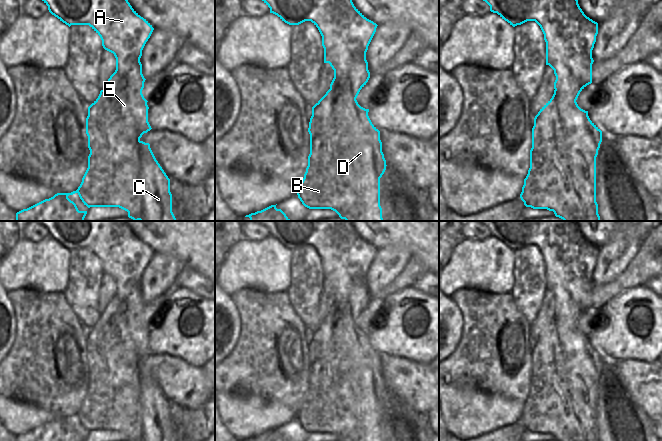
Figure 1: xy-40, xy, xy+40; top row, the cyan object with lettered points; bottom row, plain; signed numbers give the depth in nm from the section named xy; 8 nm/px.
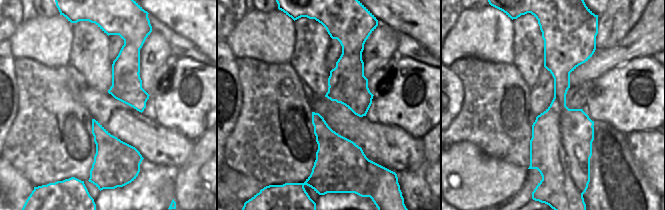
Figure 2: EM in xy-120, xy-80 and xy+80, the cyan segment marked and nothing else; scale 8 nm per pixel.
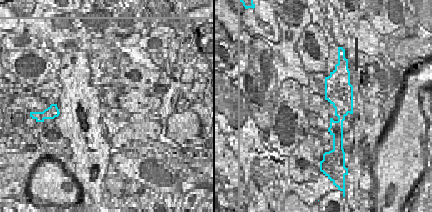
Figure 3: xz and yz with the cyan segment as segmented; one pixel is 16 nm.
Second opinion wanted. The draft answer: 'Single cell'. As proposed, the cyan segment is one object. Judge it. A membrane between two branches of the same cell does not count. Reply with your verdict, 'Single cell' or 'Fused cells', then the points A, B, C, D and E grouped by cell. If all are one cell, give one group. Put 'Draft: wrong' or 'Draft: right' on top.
Draft: wrong
Fused cells. Groups: A C E / B D

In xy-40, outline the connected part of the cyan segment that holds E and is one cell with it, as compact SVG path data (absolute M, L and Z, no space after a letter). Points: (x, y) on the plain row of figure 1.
M37 221L47 230L49 236L68 249L89 249L101 262L105 274L114 278L116 294L121 303L111 299L104 313L112 312L115 321L108 336L109 341L135 341L142 356L152 352L148 346L147 324L142 318L145 302L142 298L140 282L142 274L154 252L130 229L126 221Z

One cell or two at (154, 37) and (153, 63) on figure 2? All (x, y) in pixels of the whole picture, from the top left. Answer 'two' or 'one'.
one

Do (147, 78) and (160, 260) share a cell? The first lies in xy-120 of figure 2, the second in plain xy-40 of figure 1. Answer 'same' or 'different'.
same

